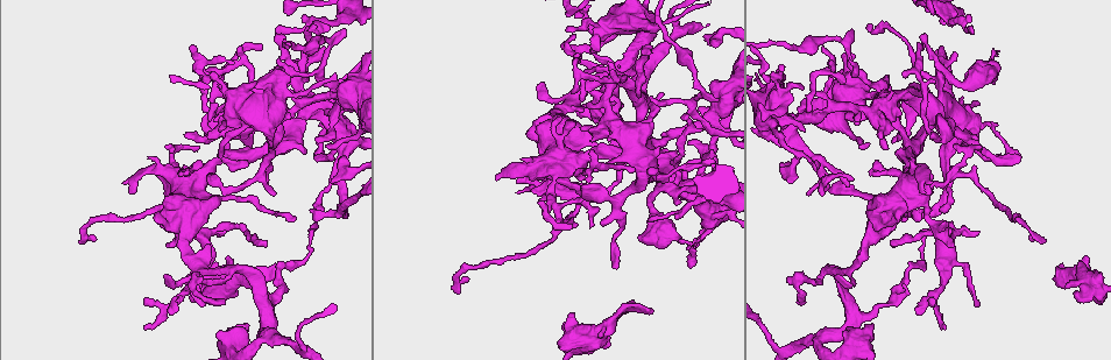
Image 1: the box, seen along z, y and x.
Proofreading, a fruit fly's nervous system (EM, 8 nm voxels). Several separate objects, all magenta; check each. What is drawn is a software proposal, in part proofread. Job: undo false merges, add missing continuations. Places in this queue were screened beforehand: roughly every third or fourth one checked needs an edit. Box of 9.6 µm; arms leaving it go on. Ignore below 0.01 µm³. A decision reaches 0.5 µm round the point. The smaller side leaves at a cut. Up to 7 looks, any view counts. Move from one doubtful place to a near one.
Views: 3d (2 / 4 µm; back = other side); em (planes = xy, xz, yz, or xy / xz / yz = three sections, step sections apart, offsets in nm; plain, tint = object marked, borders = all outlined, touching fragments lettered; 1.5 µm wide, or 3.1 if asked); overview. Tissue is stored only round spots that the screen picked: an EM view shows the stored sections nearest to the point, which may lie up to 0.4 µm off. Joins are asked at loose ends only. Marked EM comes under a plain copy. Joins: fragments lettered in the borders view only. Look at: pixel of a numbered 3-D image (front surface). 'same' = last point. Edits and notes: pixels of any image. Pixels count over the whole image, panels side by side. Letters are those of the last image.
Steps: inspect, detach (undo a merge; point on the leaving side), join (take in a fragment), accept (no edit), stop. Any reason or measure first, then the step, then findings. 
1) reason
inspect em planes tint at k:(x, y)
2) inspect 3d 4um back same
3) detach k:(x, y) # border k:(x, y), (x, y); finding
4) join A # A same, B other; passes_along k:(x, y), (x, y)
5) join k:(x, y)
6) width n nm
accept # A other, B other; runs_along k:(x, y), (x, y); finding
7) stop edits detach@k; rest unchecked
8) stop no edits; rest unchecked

thick turns thin
inspect 3d 4um at 1:(610, 320)

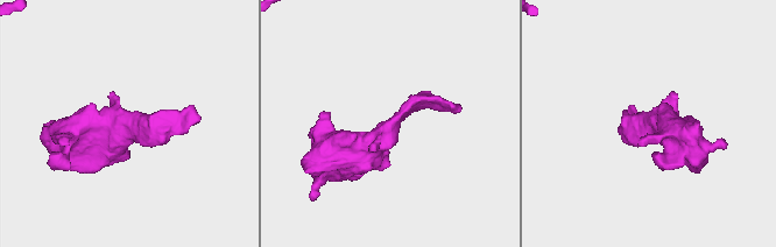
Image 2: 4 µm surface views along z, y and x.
now the EM
inspect em yz step 8 tint at 2:(128, 122)

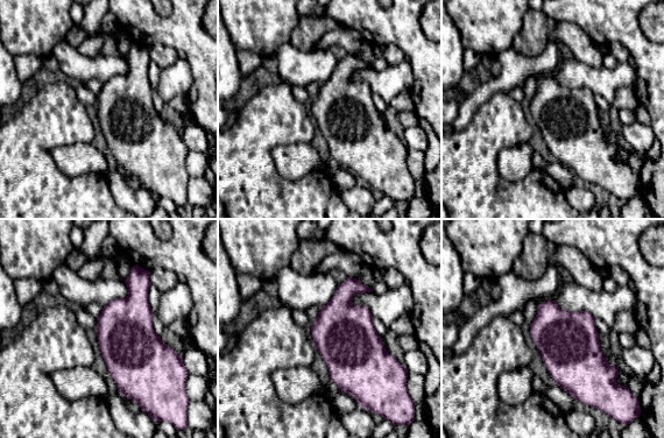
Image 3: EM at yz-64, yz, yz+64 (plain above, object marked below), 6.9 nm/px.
inspect em planes borders same

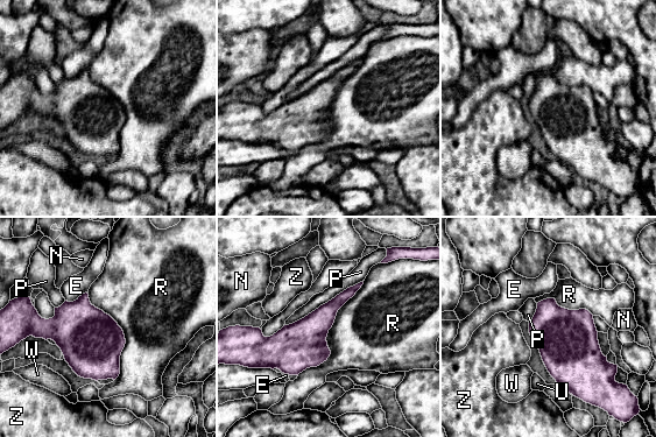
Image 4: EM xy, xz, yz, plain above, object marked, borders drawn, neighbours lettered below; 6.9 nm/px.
width 100 nm; longest_contact R 800 nm
accept # E other, N other, P other, R other, U other, W other, Z other; continuous, no second cell

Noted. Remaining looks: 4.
thin end
inspect em xy step 4 borders at 1:(852, 29)

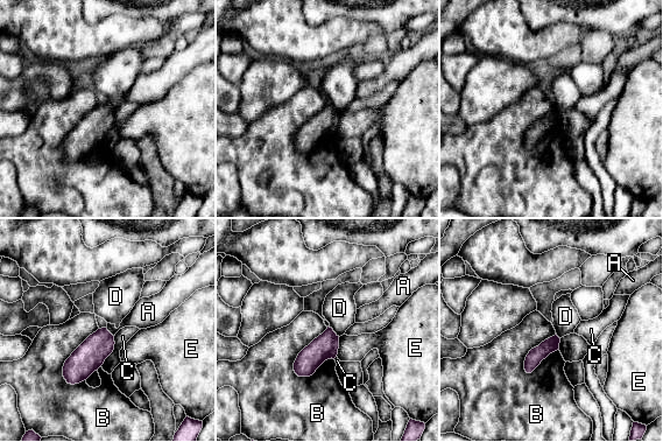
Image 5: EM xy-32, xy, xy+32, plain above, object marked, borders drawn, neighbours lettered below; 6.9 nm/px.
another direction
inspect em planes borders same

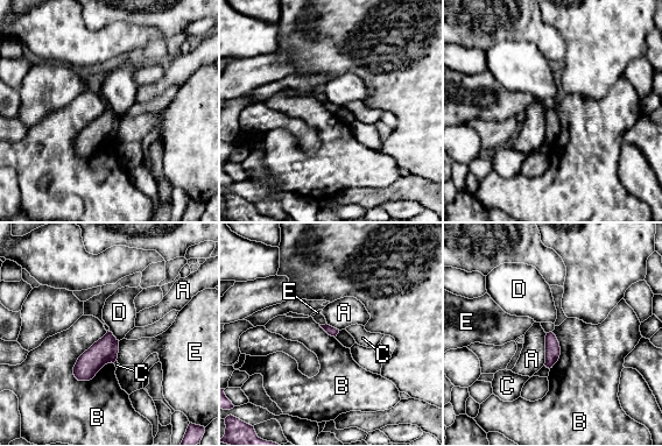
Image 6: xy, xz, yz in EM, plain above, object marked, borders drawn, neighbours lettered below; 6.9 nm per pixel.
accept # A other, B other, C other, D other, E other; border 6:(107, 331), (78, 358), (78, 381); no lettered fragment goes on from it

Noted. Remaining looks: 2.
stop no edits; rest unchecked

